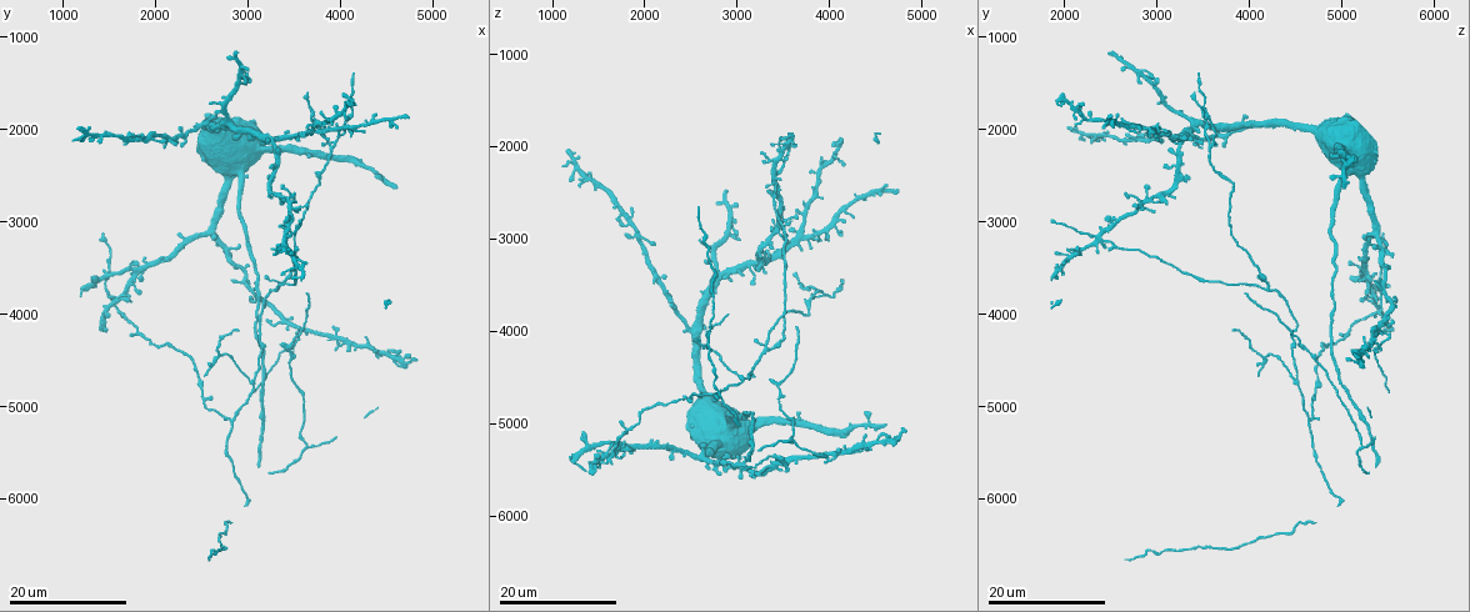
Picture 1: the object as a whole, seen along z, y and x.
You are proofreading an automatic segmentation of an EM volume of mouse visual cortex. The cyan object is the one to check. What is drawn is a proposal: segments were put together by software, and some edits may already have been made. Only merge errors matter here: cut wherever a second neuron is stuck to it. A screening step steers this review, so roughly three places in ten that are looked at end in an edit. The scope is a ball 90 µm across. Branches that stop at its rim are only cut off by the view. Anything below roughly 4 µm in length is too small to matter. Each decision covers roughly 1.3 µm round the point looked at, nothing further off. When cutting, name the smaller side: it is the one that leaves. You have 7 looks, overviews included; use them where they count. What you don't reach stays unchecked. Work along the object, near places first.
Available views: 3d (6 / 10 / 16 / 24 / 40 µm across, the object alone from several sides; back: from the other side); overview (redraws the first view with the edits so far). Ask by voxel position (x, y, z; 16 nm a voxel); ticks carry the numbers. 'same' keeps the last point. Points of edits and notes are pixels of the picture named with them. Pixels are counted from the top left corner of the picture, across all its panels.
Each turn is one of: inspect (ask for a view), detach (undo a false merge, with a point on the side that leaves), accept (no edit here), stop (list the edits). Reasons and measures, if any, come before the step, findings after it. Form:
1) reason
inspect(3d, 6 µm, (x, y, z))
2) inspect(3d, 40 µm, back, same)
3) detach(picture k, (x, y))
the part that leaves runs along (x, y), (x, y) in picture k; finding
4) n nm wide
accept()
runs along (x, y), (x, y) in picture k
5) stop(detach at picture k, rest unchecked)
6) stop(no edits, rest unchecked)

thin arm on a thick one
inspect(3d, 16 µm, (2800, 5150, 4650))

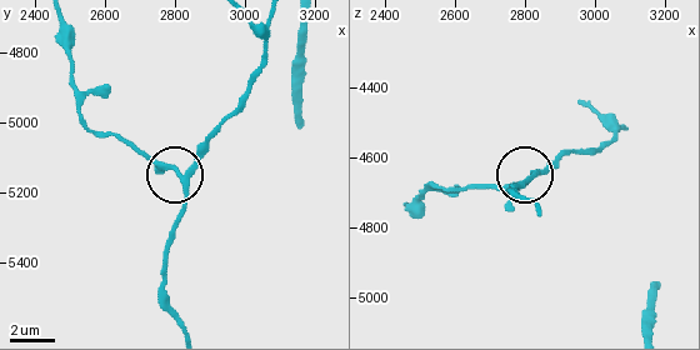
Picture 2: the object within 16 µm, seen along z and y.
inspect(3d, 6 µm, same)

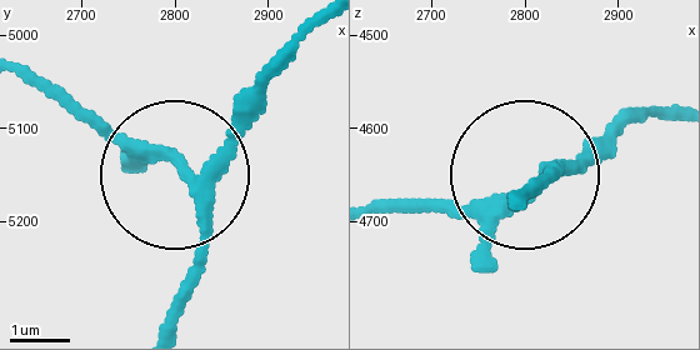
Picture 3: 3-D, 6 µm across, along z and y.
accept()
runs along (371, 211), (491, 211), (550, 168), (521, 196) in picture 3; all the same neuron

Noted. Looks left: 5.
a fork
inspect(3d, 24 µm, (3050, 4750, 4500))

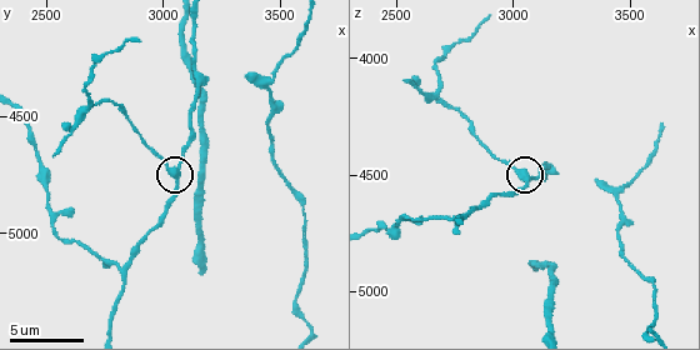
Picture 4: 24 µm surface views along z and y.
closer look
inspect(3d, 6 µm, (3030, 4720, 4480))

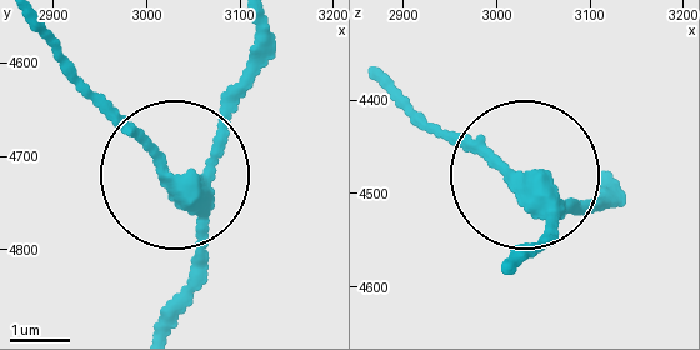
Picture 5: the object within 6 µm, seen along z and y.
3 arms
detach(picture 5, (146, 139))
the part that leaves runs along (540, 206), (391, 81) in picture 5; a second neuron is stuck on

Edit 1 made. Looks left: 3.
two arms in line, one across
inspect(3d, 16 µm, (3400, 3200, 2400))

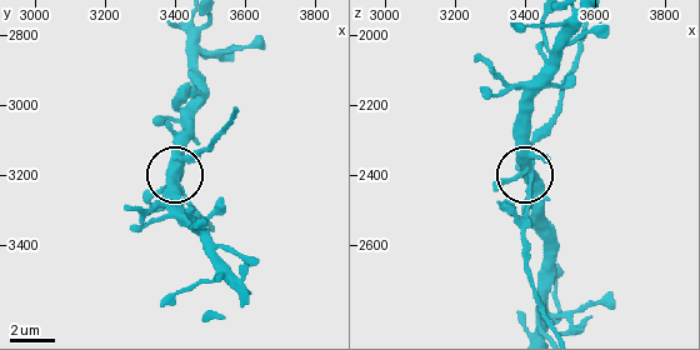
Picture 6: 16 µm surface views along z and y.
inspect(3d, 10 µm, same)

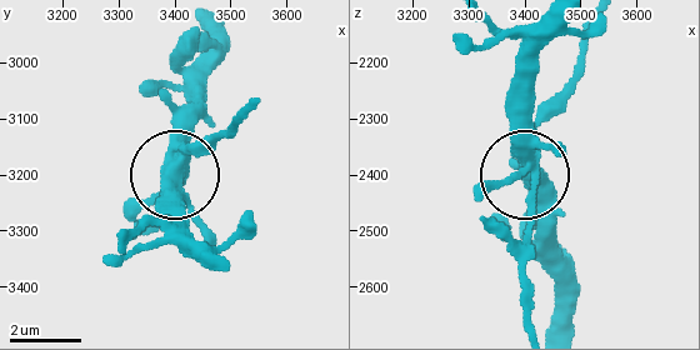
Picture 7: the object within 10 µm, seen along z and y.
240 nm wide
accept()
runs along (548, 328), (554, 211), (526, 166), (526, 89) in picture 7; all the same neuron

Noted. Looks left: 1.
stop(detach at picture 5, rest unchecked)

